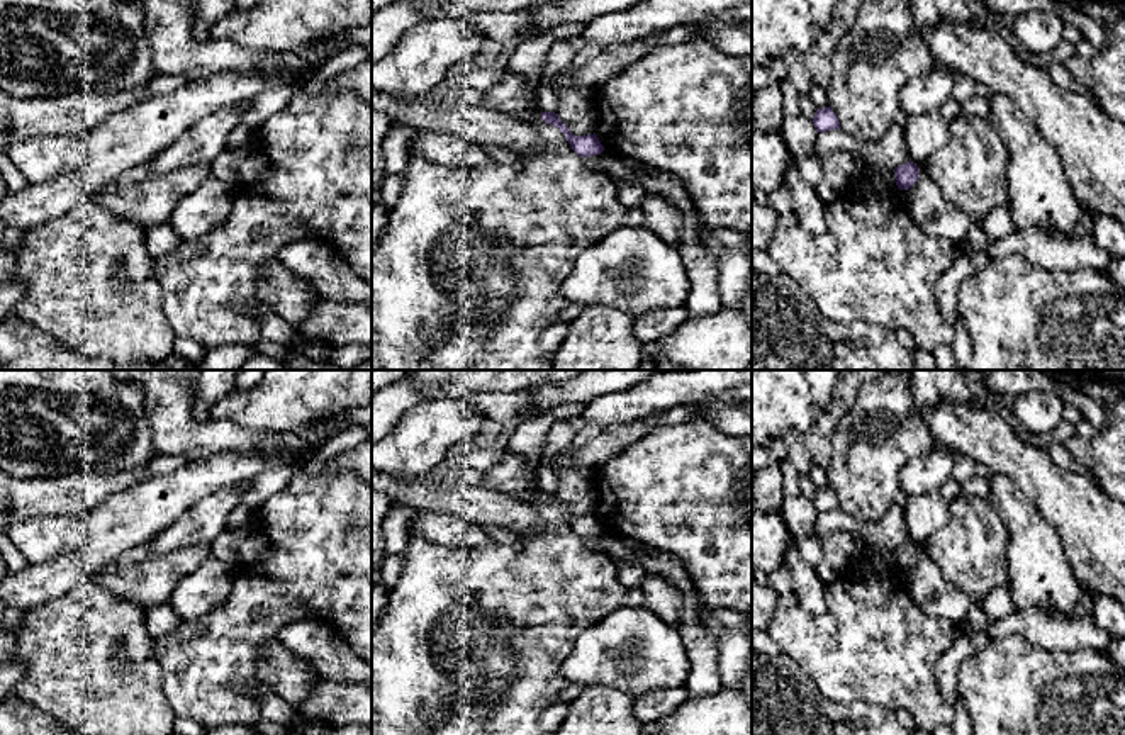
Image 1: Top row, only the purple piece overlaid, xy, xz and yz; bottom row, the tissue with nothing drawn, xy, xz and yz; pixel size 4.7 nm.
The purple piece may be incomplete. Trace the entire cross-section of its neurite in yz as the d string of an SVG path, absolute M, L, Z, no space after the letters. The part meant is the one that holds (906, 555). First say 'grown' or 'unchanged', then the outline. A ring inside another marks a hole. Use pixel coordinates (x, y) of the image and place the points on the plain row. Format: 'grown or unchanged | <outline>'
unchanged | M908 541L894 550L894 558L899 570L908 570L918 562L920 550L913 541Z

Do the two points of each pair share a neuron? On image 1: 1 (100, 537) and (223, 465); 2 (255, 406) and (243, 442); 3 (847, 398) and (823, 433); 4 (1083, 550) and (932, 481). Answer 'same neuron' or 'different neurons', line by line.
1: same neuron
2: different neurons
3: same neuron
4: different neurons

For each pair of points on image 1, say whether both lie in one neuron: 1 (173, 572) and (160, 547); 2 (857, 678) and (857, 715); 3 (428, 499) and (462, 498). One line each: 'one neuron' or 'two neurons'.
1: two neurons
2: two neurons
3: one neuron

